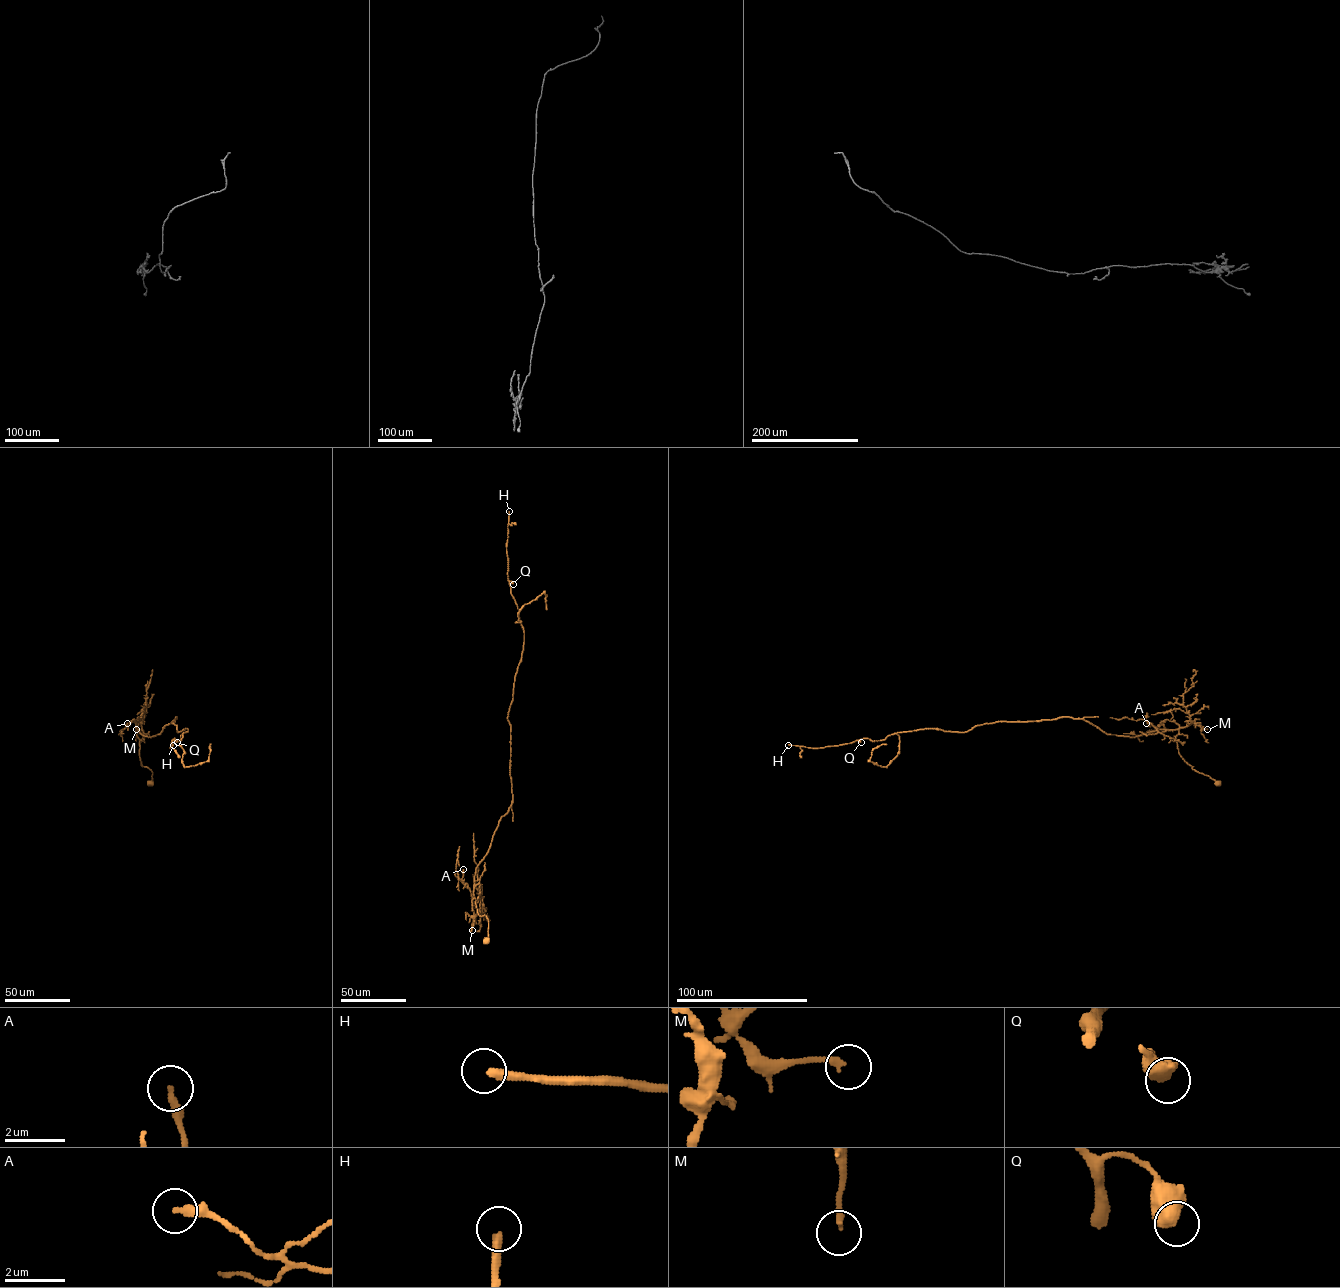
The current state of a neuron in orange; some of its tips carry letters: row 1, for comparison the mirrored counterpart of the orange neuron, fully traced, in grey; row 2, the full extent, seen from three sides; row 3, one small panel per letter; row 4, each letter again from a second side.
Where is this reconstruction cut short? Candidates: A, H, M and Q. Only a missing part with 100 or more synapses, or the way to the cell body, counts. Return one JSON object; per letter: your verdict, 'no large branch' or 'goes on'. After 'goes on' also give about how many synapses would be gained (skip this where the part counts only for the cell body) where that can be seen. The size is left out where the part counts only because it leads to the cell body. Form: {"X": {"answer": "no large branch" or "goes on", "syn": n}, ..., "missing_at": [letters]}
{"A": {"answer": "no large branch"}, "H": {"answer": "goes on", "syn": 190}, "M": {"answer": "no large branch"}, "Q": {"answer": "no large branch"}, "missing_at": ["H"]}

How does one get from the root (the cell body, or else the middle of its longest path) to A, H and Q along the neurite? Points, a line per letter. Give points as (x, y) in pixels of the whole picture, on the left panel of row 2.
A: (174, 721), (176, 717), (159, 734), (151, 737), (142, 735), (134, 720), (126, 726), (127, 723)
H: (174, 721), (172, 723), (178, 732), (184, 728), (188, 730), (180, 740), (172, 740), (171, 748), (173, 745)
Q: (174, 721), (172, 723), (178, 732), (188, 730), (180, 740), (174, 739), (177, 742)

